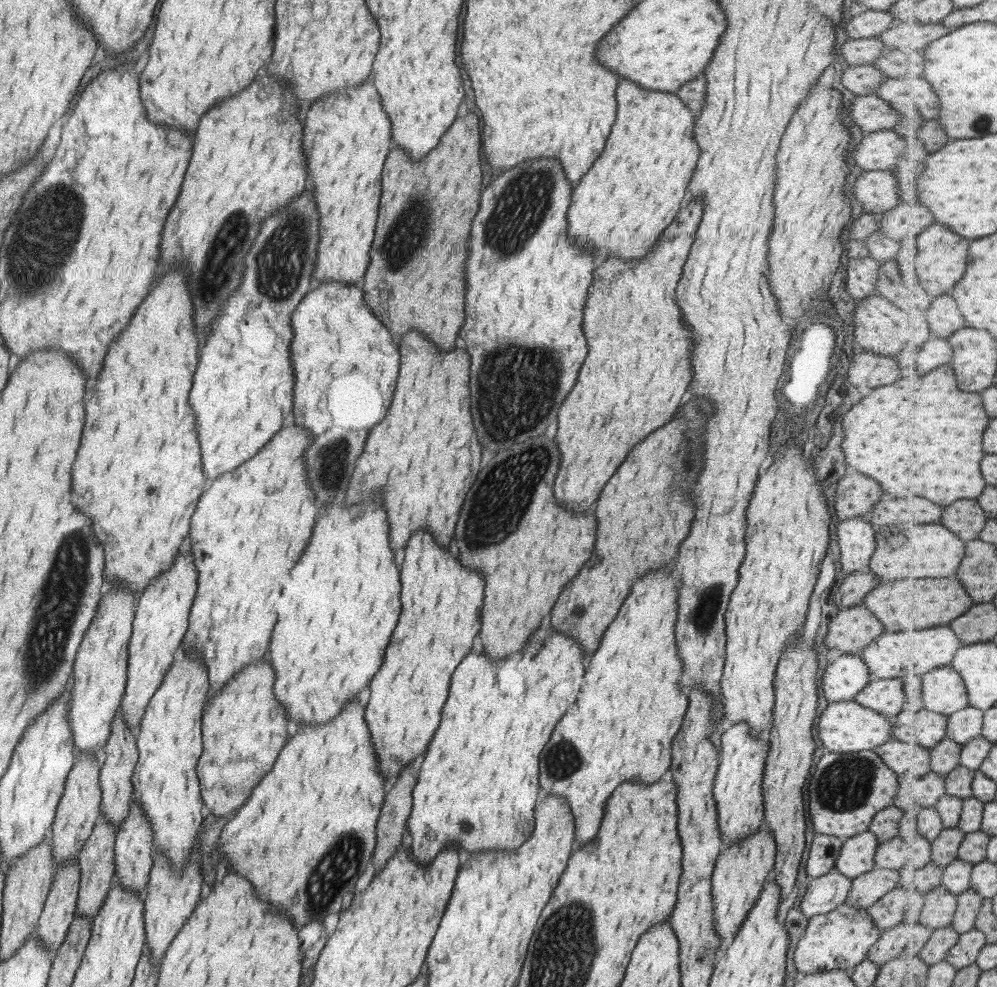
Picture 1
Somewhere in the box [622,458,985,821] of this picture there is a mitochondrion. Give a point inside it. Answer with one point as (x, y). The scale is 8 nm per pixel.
(845, 784)

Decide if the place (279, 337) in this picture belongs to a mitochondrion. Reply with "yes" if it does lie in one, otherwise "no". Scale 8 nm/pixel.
no

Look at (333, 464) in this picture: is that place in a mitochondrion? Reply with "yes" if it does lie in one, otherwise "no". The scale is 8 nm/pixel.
yes

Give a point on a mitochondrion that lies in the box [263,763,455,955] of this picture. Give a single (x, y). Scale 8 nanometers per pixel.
(322, 888)

